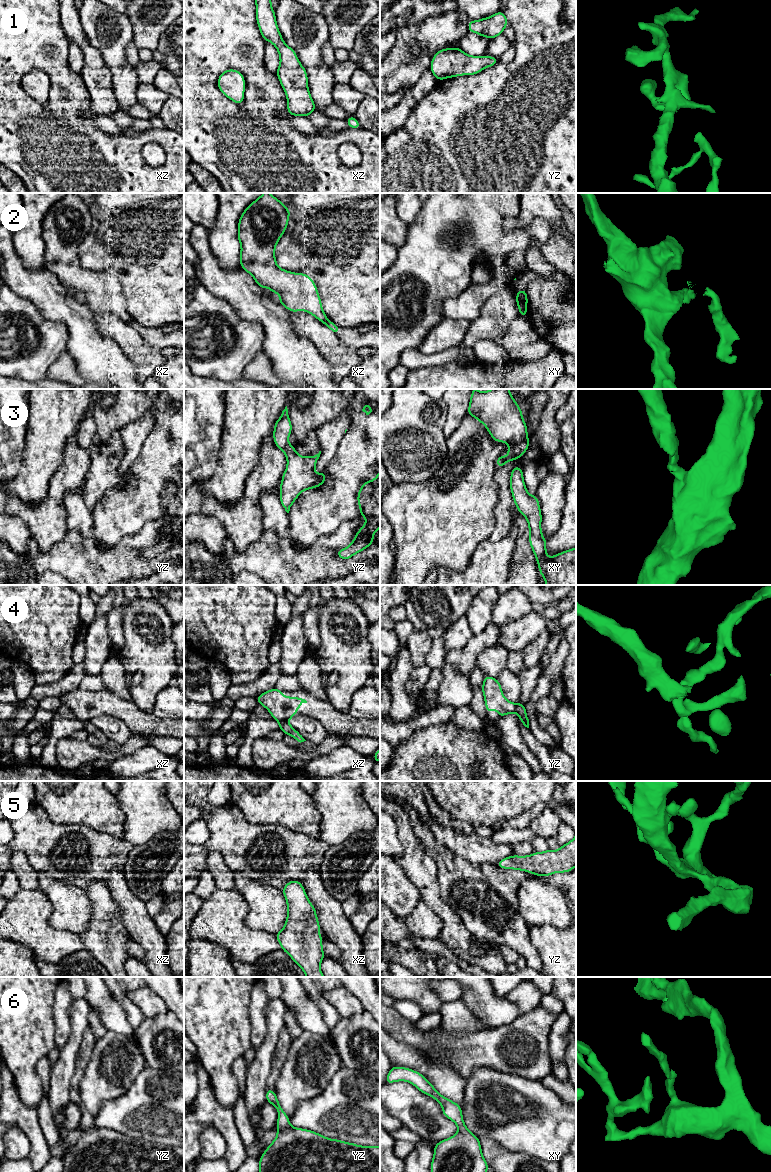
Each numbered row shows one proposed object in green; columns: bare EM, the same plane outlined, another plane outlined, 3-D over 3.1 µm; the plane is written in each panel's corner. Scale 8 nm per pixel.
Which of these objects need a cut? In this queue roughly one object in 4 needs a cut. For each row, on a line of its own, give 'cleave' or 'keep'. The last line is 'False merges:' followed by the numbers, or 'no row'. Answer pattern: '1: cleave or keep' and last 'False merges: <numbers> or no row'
1: keep
2: cleave
3: keep
4: cleave
5: keep
6: keep
False merges: 2, 4

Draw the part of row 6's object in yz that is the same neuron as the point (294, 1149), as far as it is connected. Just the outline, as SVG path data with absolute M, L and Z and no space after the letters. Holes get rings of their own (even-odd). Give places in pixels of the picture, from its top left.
M268 1087L266 1101L278 1112L277 1136L258 1159L259 1172L380 1172L380 1146L360 1146L329 1139L311 1130L294 1128L274 1090Z

